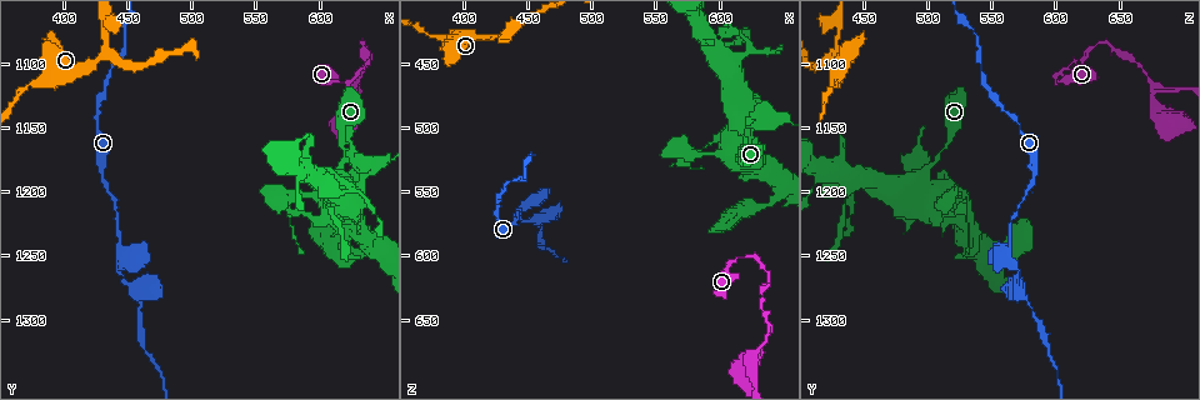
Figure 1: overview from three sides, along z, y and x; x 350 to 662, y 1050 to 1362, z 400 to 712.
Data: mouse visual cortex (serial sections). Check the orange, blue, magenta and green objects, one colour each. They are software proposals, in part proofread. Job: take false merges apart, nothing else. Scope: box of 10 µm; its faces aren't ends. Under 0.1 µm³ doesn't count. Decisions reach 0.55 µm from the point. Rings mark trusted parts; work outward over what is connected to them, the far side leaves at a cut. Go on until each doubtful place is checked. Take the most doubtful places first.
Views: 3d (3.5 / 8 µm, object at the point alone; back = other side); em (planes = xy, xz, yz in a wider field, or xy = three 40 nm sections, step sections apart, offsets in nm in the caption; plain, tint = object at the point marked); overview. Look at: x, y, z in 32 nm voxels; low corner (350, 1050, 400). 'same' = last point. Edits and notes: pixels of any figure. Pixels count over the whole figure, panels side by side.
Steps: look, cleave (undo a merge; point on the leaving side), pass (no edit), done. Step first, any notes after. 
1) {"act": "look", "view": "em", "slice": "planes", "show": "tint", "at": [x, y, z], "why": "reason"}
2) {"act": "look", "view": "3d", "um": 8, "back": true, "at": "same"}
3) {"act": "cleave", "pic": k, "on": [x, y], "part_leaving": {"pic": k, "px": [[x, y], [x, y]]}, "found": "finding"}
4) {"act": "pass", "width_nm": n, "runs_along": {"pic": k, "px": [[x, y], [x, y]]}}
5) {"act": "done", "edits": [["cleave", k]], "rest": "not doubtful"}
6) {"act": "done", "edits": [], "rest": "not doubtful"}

{"act": "look", "view": "3d", "um": 3.5, "back": true, "at": [444, 1244, 562], "why": "branch point"}

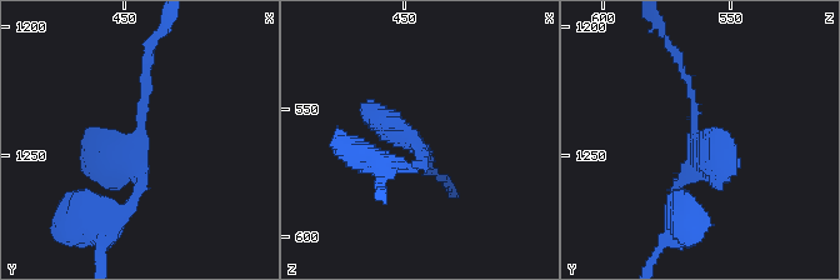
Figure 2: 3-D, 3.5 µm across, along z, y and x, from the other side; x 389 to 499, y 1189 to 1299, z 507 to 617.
{"act": "look", "view": "em", "slice": "xy", "step": 3, "show": "tint", "at": [446, 1245, 565]}

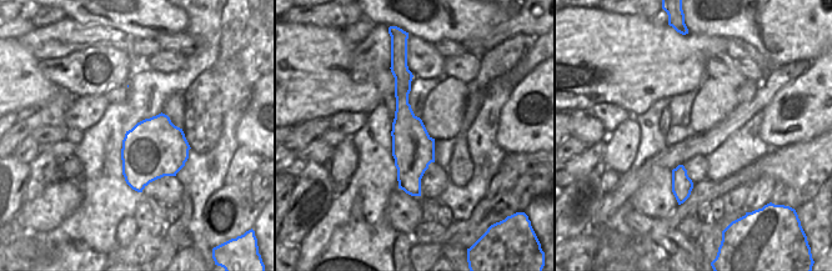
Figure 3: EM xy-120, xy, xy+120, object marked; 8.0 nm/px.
{"act": "pass", "found": "all the same cell"}

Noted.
{"act": "look", "view": "3d", "um": 3.5, "at": [434, 1072, 430], "why": "calibre changes"}

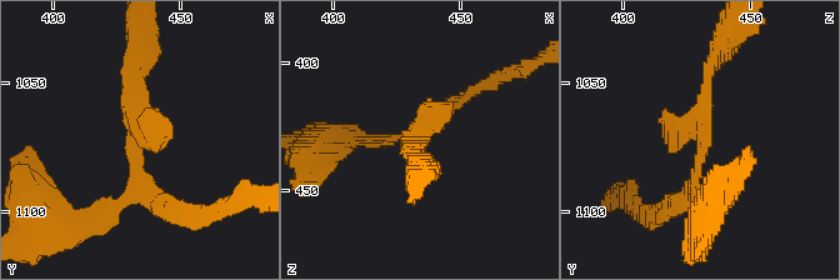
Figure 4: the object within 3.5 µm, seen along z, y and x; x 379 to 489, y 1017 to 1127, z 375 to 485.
{"act": "look", "view": "em", "slice": "xy", "step": 5, "show": "tint", "at": [433, 1071, 431]}

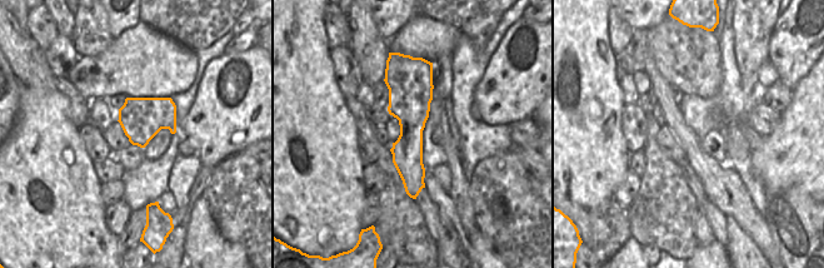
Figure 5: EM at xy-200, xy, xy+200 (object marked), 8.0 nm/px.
{"act": "pass", "width_nm": 320, "runs_along": {"pic": 4, "px": [[110, 211], [138, 174], [138, 128], [169, 135]]}, "found": "all the same cell"}

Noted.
{"act": "look", "view": "3d", "um": 8, "at": [624, 1114, 602], "why": "abrupt turn"}

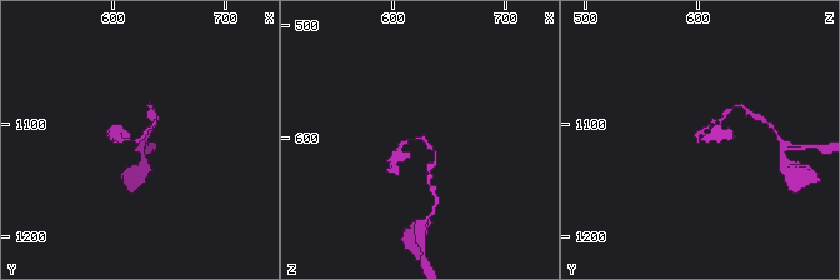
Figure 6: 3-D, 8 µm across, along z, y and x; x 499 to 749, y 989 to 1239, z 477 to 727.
{"act": "look", "view": "3d", "um": 3.5, "at": "same"}

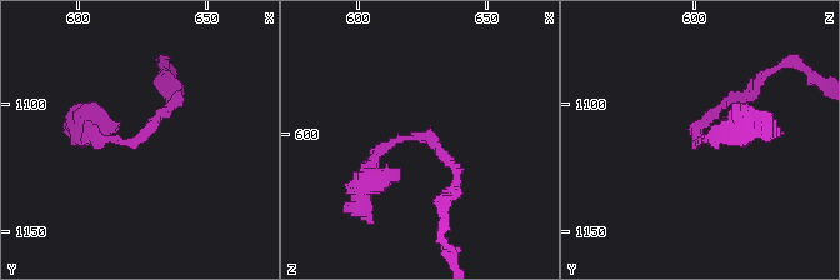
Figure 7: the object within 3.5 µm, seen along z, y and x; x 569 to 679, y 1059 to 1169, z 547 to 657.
{"act": "look", "view": "em", "slice": "xy", "step": 5, "show": "tint", "at": [626, 1112, 601], "arm_widths_nm": [150, 250]}

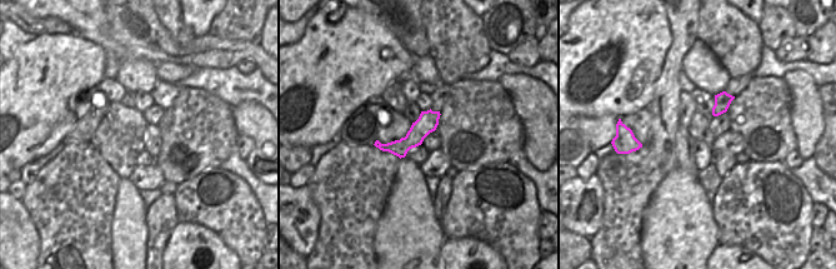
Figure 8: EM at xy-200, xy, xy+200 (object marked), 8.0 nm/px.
{"act": "pass", "runs_along": {"pic": 8, "px": [[436, 114], [401, 147], [383, 147]]}, "found": "continuous, no second cell"}

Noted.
{"act": "look", "view": "3d", "um": 8, "at": [626, 1124, 678], "why": "side arm on a straight run"}

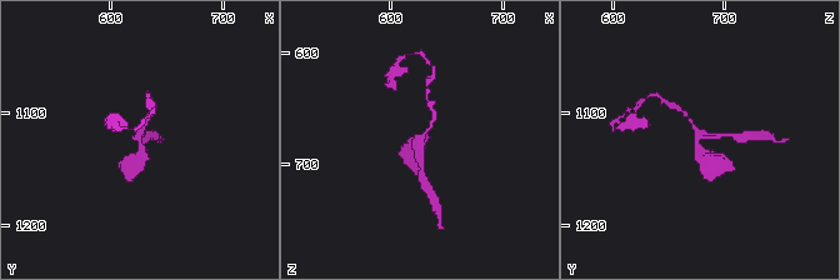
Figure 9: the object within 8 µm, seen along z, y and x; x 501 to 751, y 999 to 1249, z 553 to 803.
{"act": "look", "view": "3d", "um": 3.5, "at": "same", "why": "zoom in"}

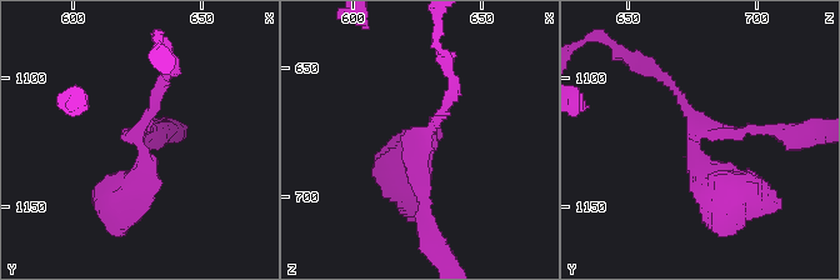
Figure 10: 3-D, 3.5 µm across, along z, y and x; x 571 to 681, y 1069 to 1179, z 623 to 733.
{"act": "look", "view": "em", "slice": "xy", "step": 2, "show": "tint", "at": [625, 1121, 675], "why": "now the EM"}

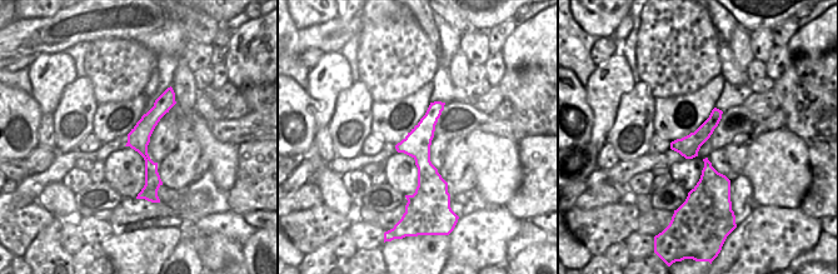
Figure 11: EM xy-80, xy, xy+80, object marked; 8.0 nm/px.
{"act": "pass", "arms": 3, "arm_widths_nm": [150, 150, 350], "runs_along": {"pic": 11, "px": [[169, 91], [143, 130], [155, 199]]}, "found": "one cell here"}

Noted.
{"act": "look", "view": "3d", "um": 8, "back": true, "at": [452, 1274, 572], "why": "narrows sharply"}

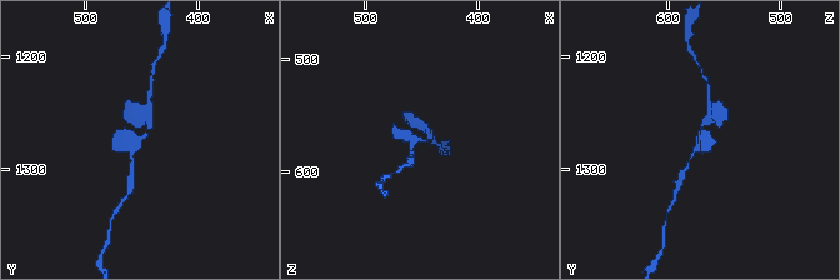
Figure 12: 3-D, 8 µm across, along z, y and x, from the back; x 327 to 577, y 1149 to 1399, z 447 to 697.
{"act": "look", "view": "em", "slice": "planes", "show": "tint", "at": "same", "why": "shape alone is not enough"}

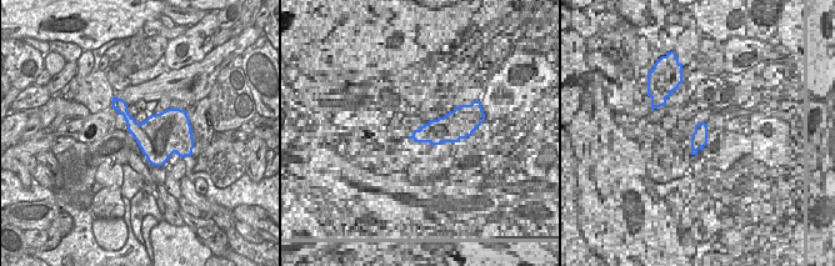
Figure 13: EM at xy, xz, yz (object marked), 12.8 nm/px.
{"act": "pass", "runs_along": {"pic": 12, "px": [[148, 113], [139, 140], [111, 143]]}, "found": "continuous, no second cell"}

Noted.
{"act": "done", "edits": [], "rest": "not doubtful"}

